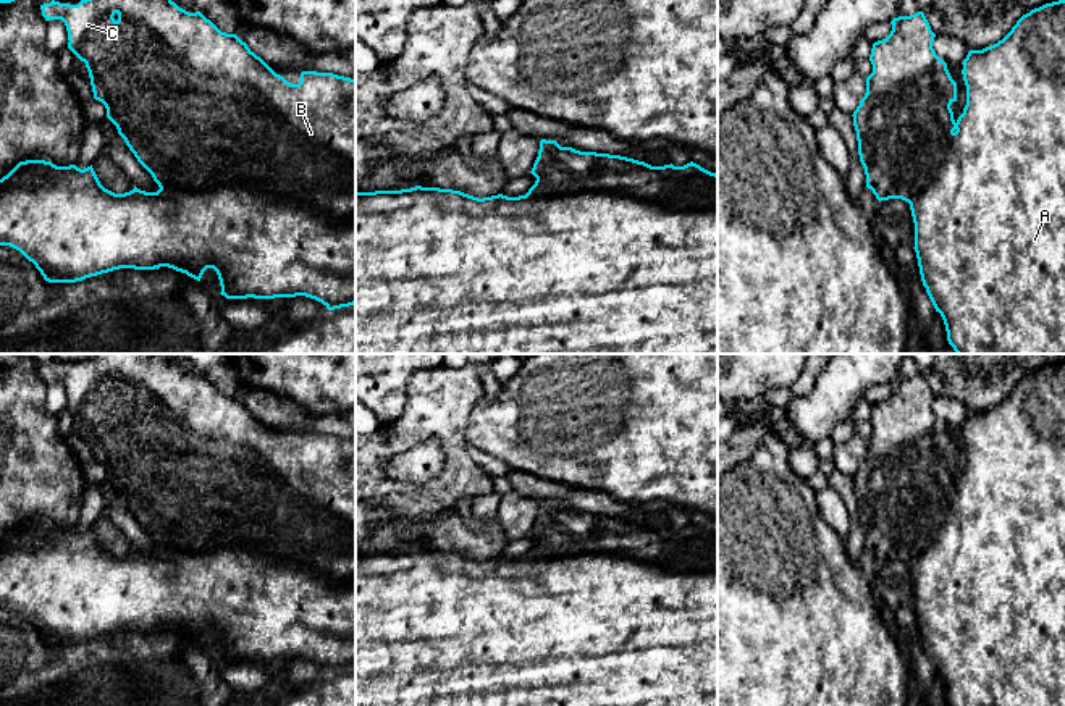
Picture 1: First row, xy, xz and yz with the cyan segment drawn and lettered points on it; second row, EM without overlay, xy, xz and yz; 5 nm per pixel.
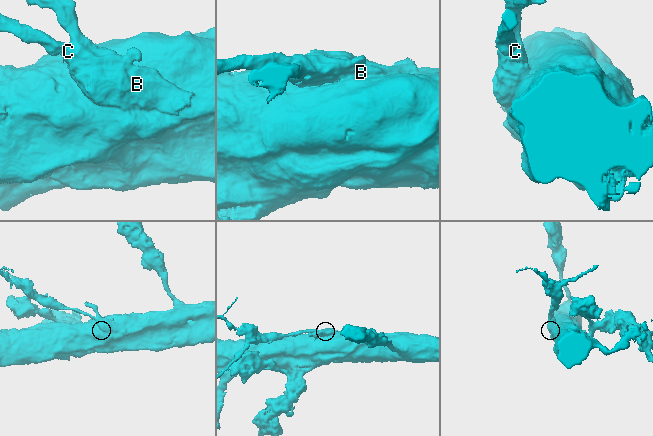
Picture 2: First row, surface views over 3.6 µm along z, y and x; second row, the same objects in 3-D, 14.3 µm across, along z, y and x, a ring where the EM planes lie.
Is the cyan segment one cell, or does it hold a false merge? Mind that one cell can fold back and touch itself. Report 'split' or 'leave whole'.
split

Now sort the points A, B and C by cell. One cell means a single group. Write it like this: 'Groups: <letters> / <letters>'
Groups: A / B C

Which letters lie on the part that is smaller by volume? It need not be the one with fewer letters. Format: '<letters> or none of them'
B, C

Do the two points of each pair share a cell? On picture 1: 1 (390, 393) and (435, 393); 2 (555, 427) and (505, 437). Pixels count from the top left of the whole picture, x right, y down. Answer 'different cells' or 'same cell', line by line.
1: different cells
2: same cell

